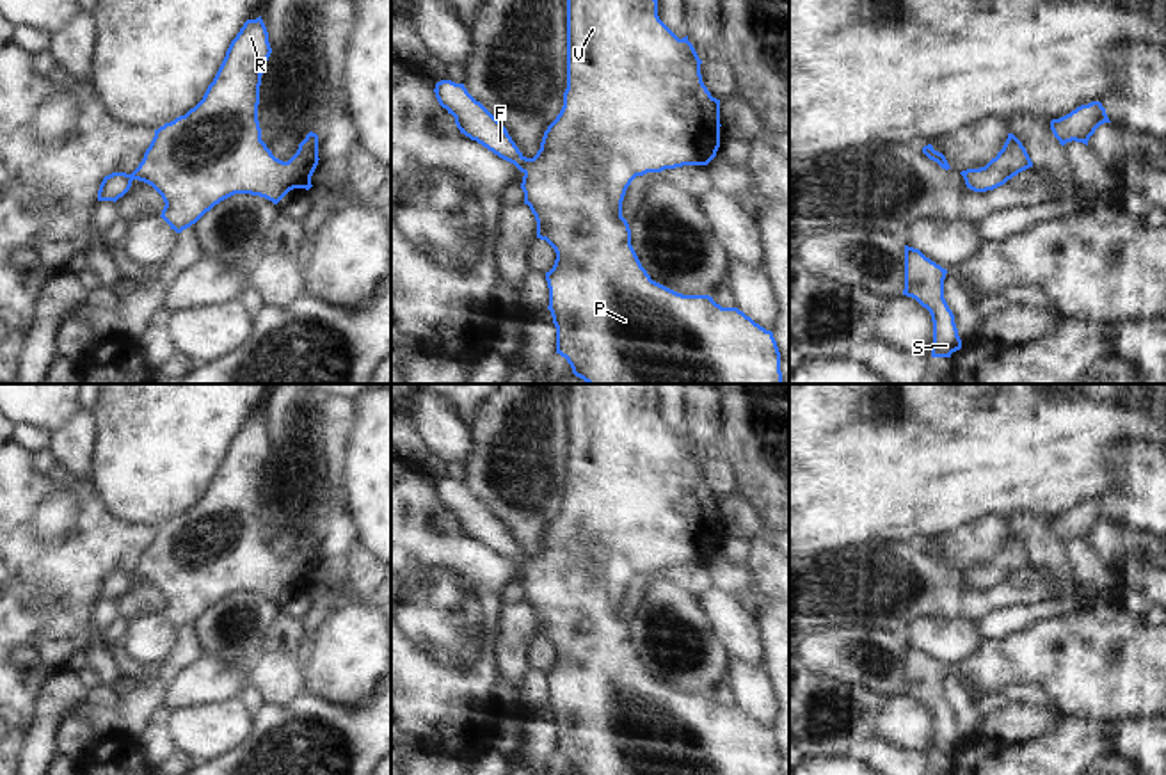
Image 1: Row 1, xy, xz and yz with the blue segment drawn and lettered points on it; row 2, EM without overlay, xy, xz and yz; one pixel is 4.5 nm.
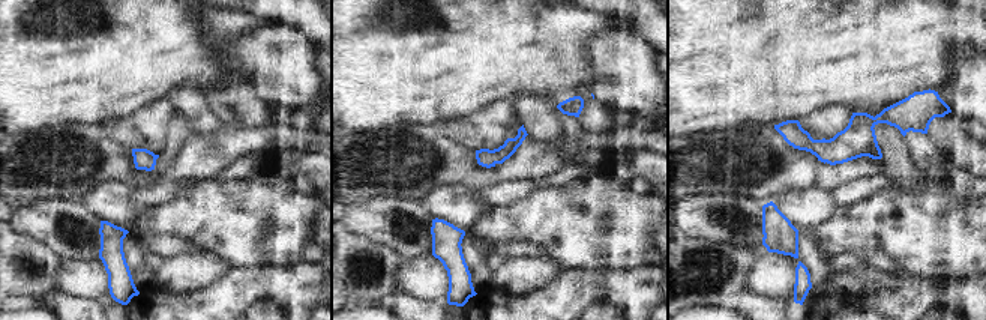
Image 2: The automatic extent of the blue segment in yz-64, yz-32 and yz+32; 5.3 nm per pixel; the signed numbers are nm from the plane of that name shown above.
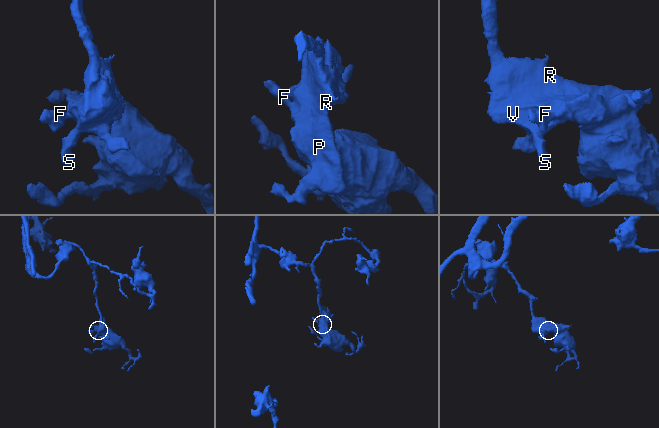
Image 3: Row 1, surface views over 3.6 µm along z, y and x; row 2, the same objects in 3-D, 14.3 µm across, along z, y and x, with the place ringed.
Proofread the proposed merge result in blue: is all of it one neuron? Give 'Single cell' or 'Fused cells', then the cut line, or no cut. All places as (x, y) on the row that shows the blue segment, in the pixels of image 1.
Single cell. No split

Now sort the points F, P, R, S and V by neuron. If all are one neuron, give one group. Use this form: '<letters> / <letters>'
F P R S V

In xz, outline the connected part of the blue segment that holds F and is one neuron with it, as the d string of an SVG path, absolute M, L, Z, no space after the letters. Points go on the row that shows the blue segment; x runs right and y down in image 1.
M567 0L567 89L563 107L556 119L544 132L540 149L533 158L526 158L507 128L476 101L464 84L441 80L435 84L435 98L443 108L455 117L455 124L471 140L476 140L499 158L514 164L524 176L521 188L524 204L530 206L537 220L537 238L546 240L556 252L555 265L546 272L549 288L549 306L556 327L556 354L567 359L572 373L587 384L782 384L780 352L771 331L766 331L738 308L722 308L709 295L683 295L651 279L642 267L633 245L631 229L622 217L622 201L627 187L636 176L661 172L683 165L707 165L720 148L720 100L713 98L702 82L700 64L688 36L679 39L658 16L658 0Z

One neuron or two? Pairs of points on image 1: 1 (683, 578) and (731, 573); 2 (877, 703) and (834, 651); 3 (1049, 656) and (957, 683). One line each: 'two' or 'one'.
1: two
2: two
3: two

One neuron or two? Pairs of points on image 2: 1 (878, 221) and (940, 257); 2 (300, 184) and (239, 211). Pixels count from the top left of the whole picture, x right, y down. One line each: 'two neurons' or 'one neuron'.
1: one neuron
2: two neurons

